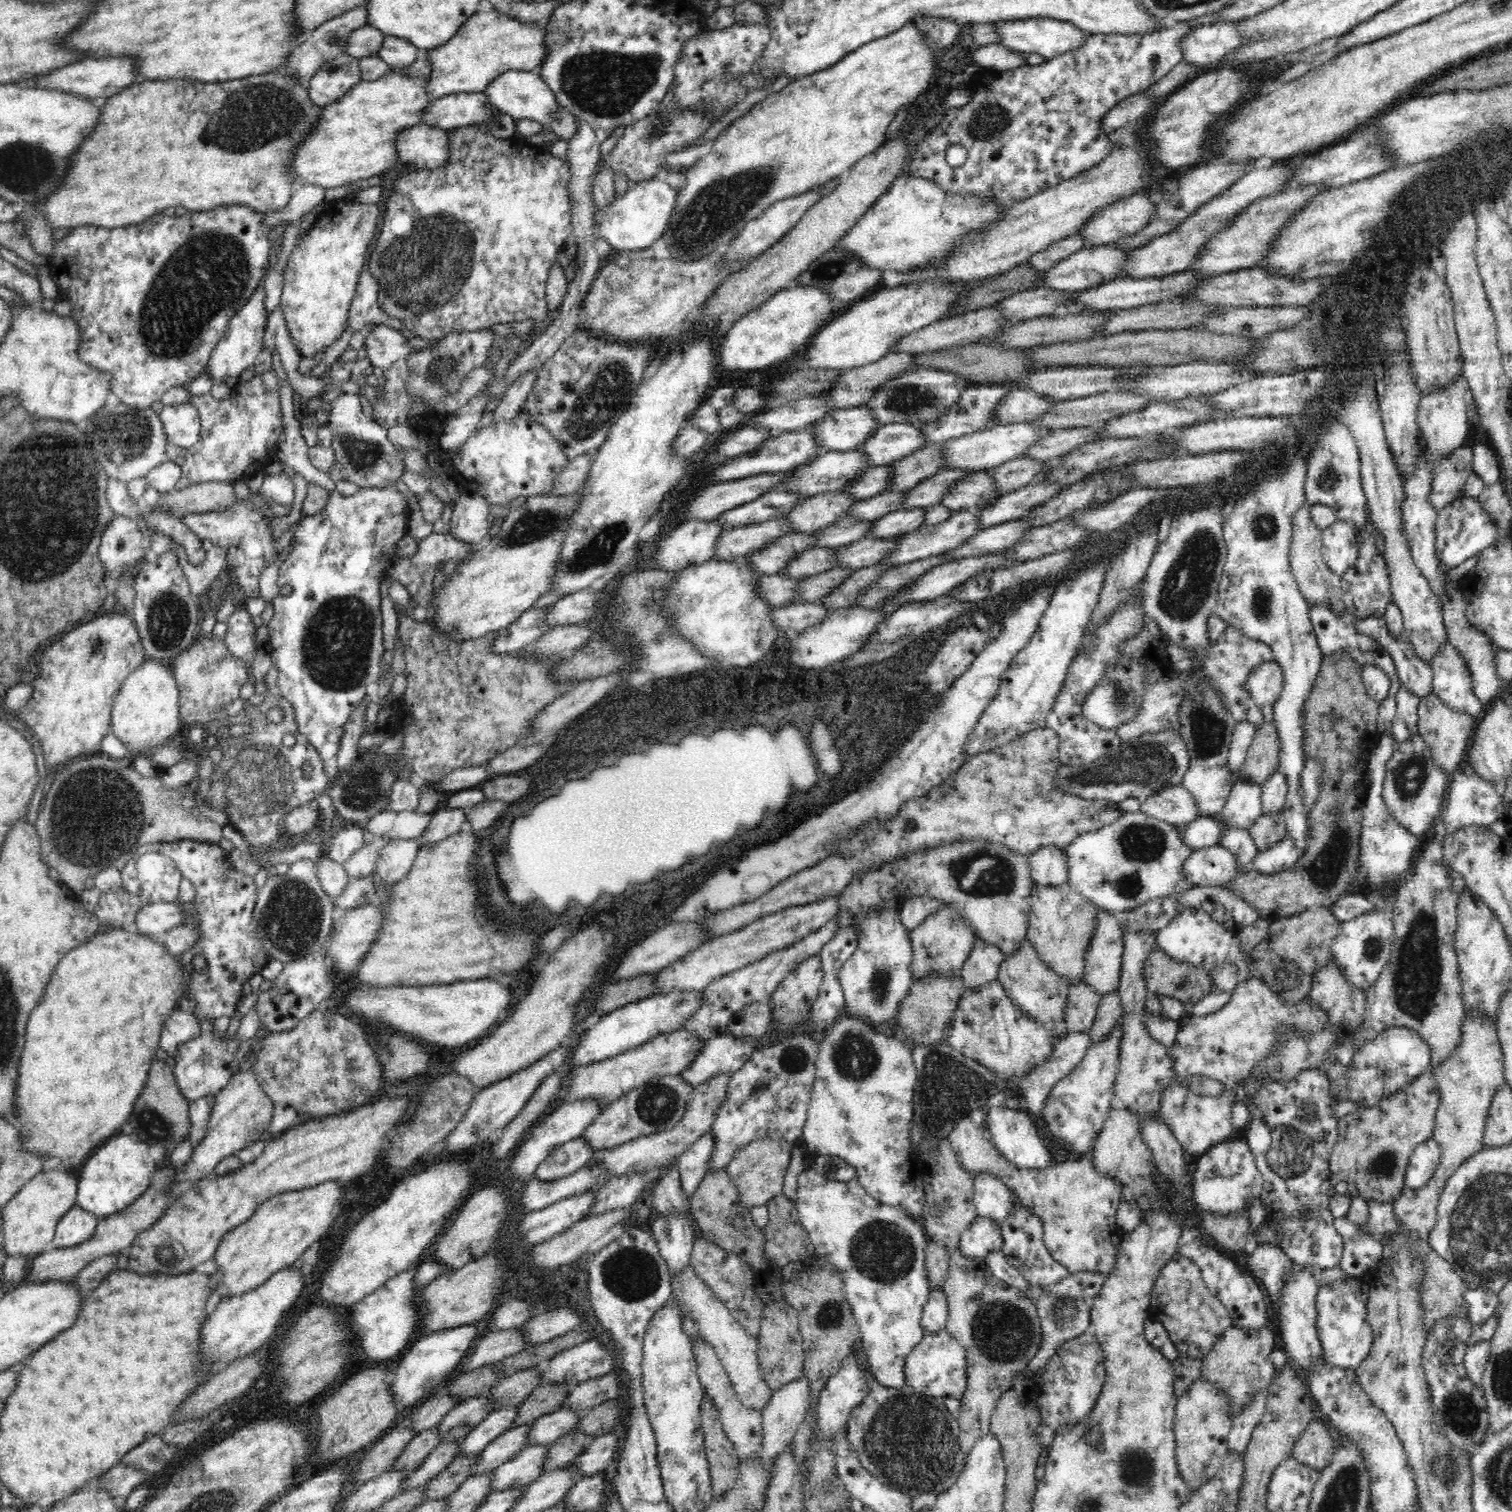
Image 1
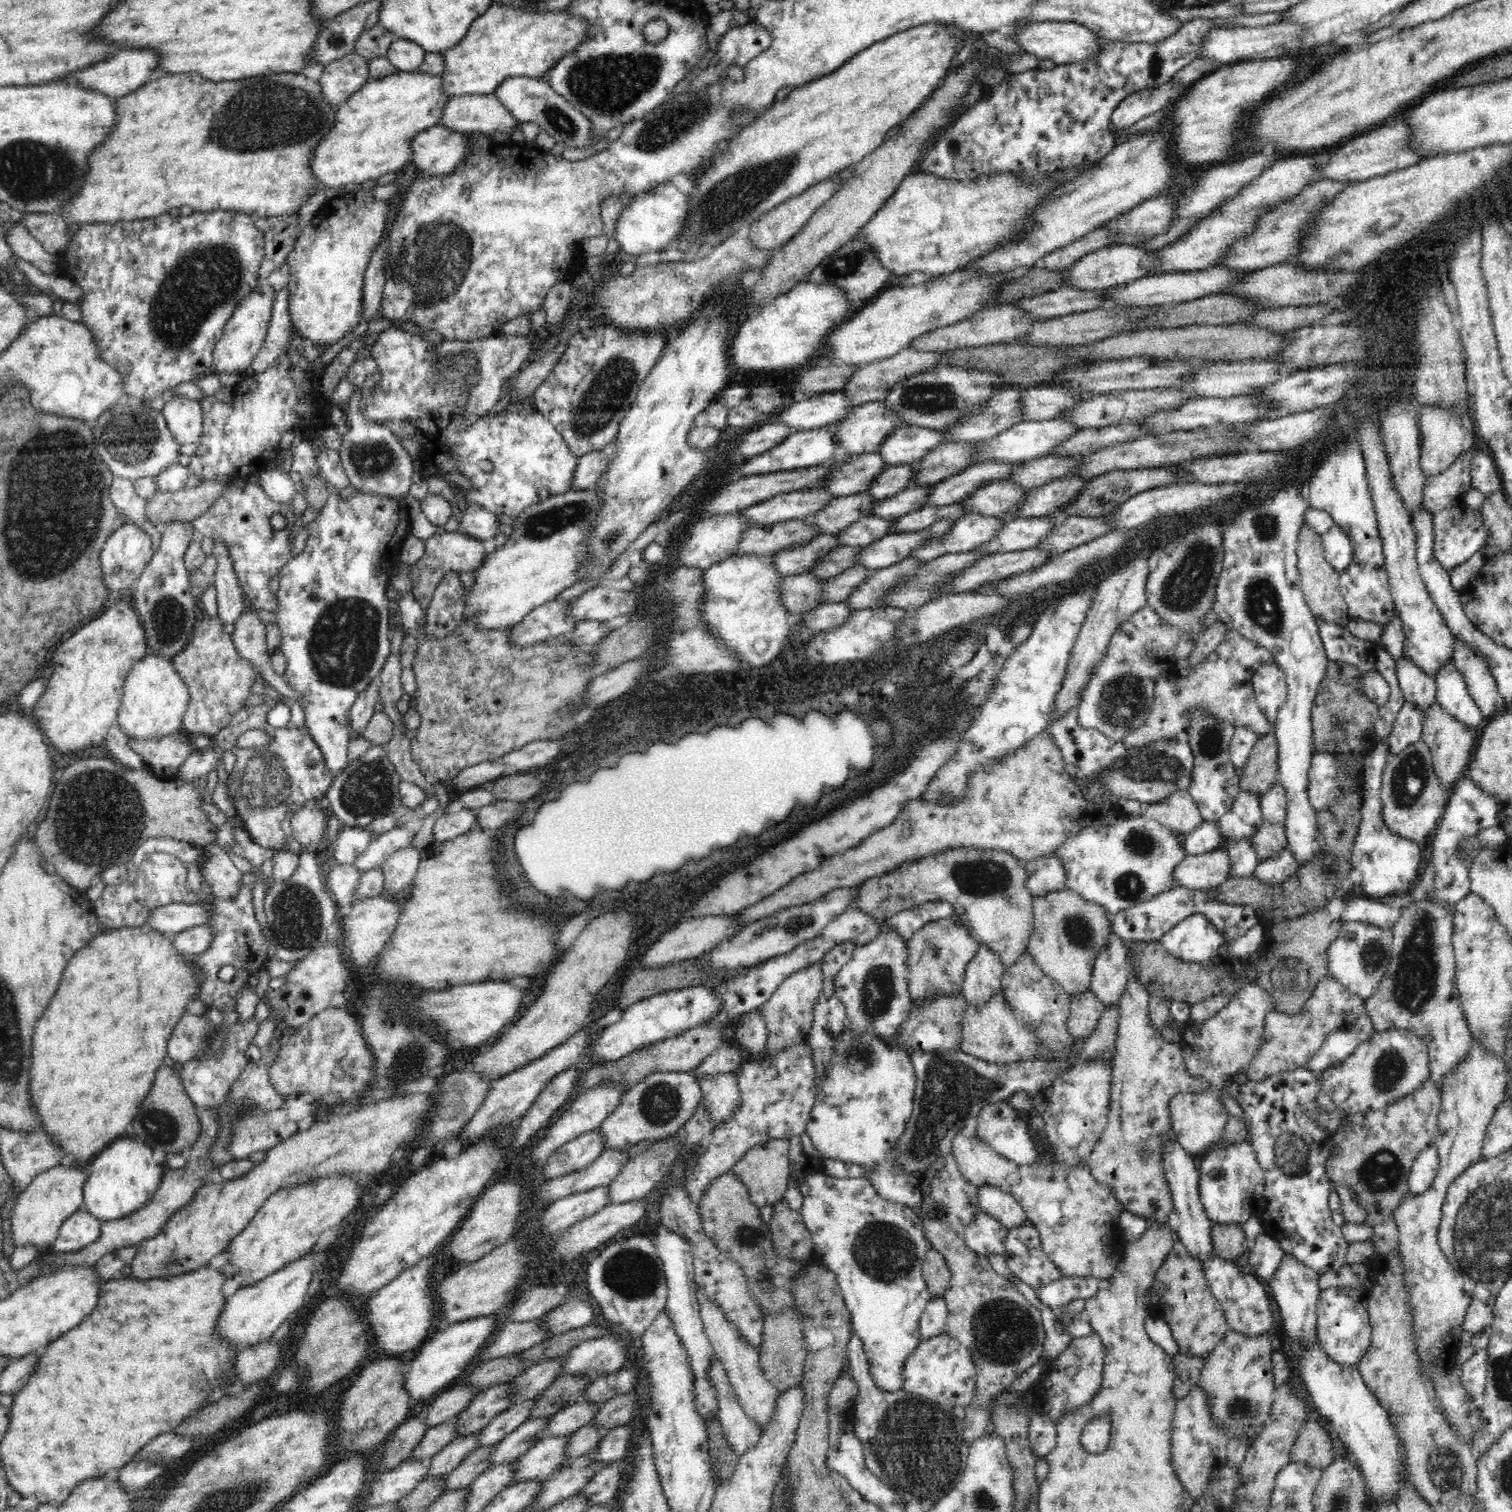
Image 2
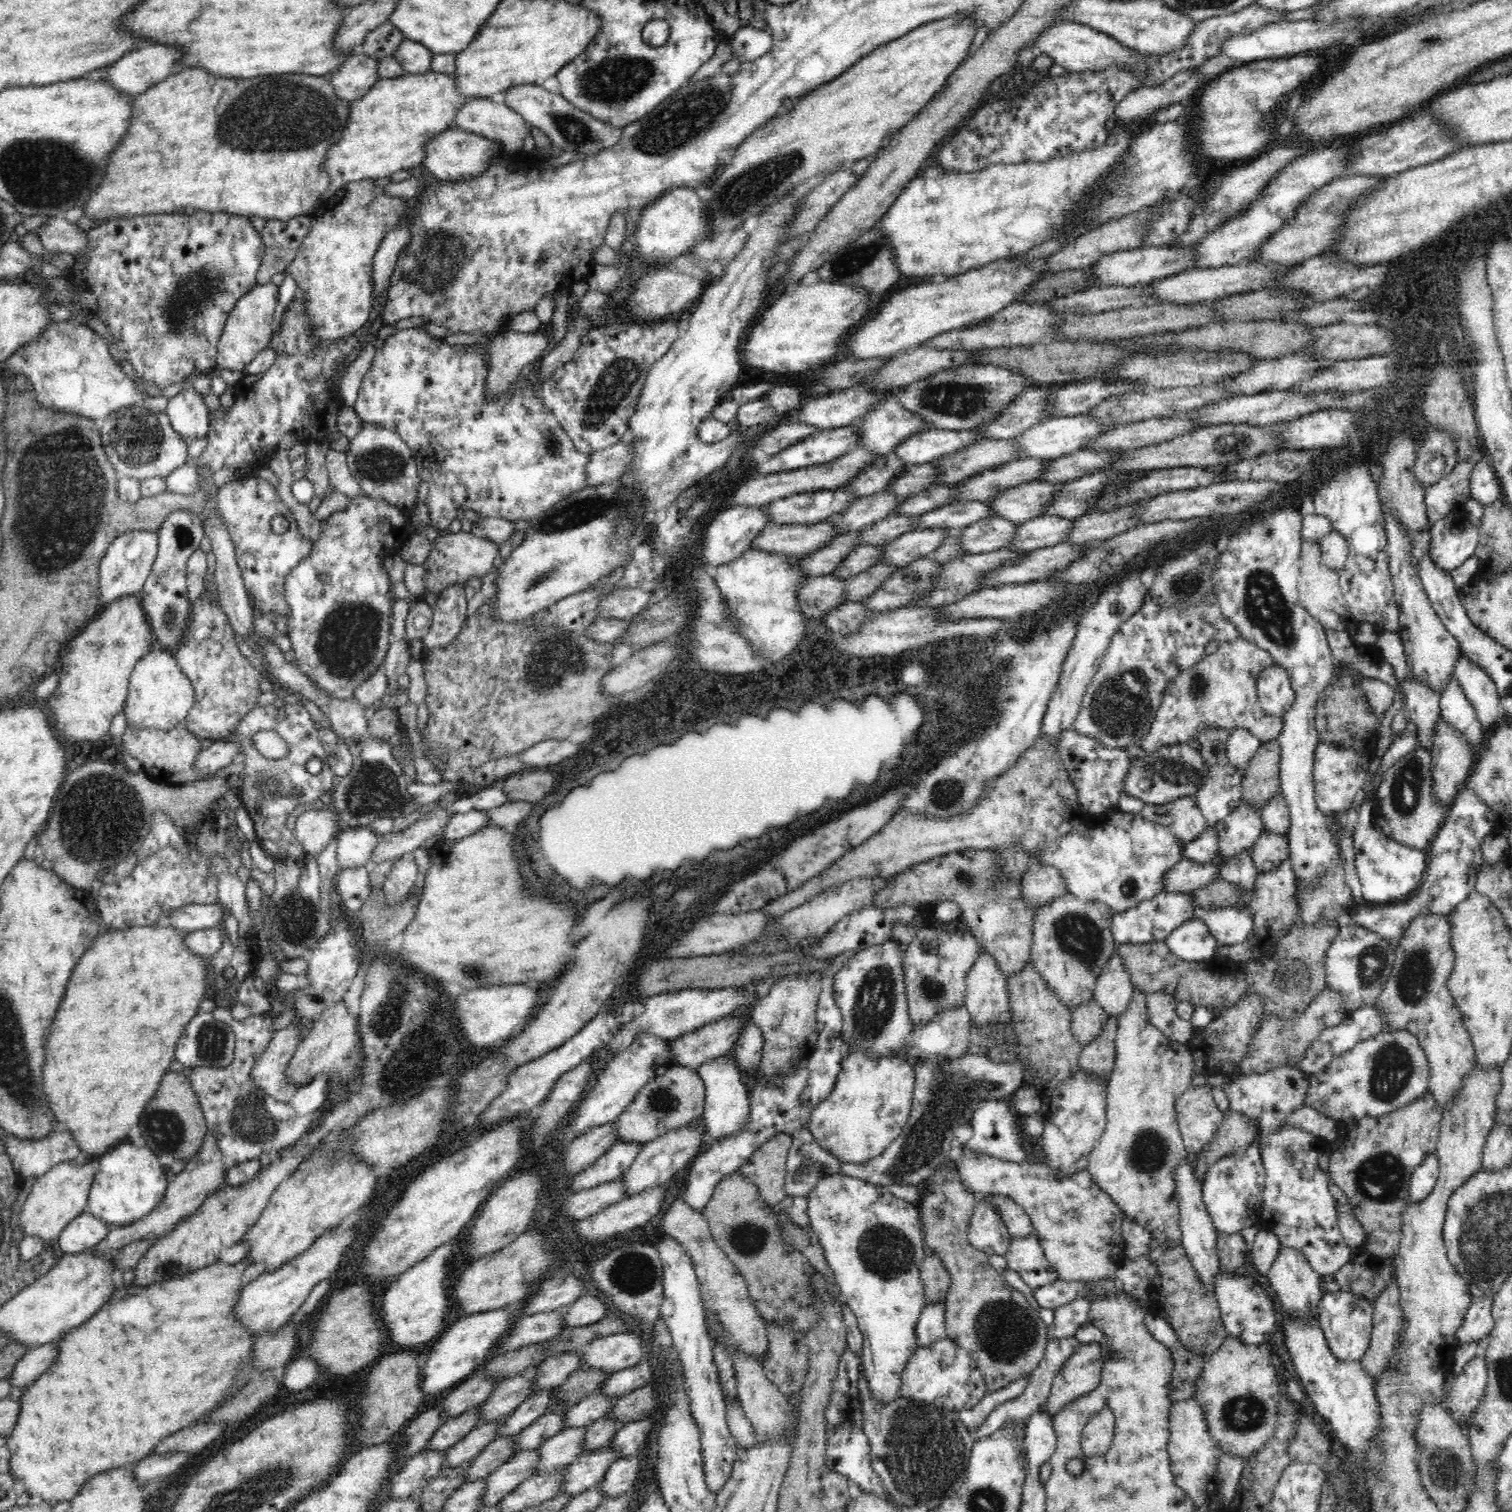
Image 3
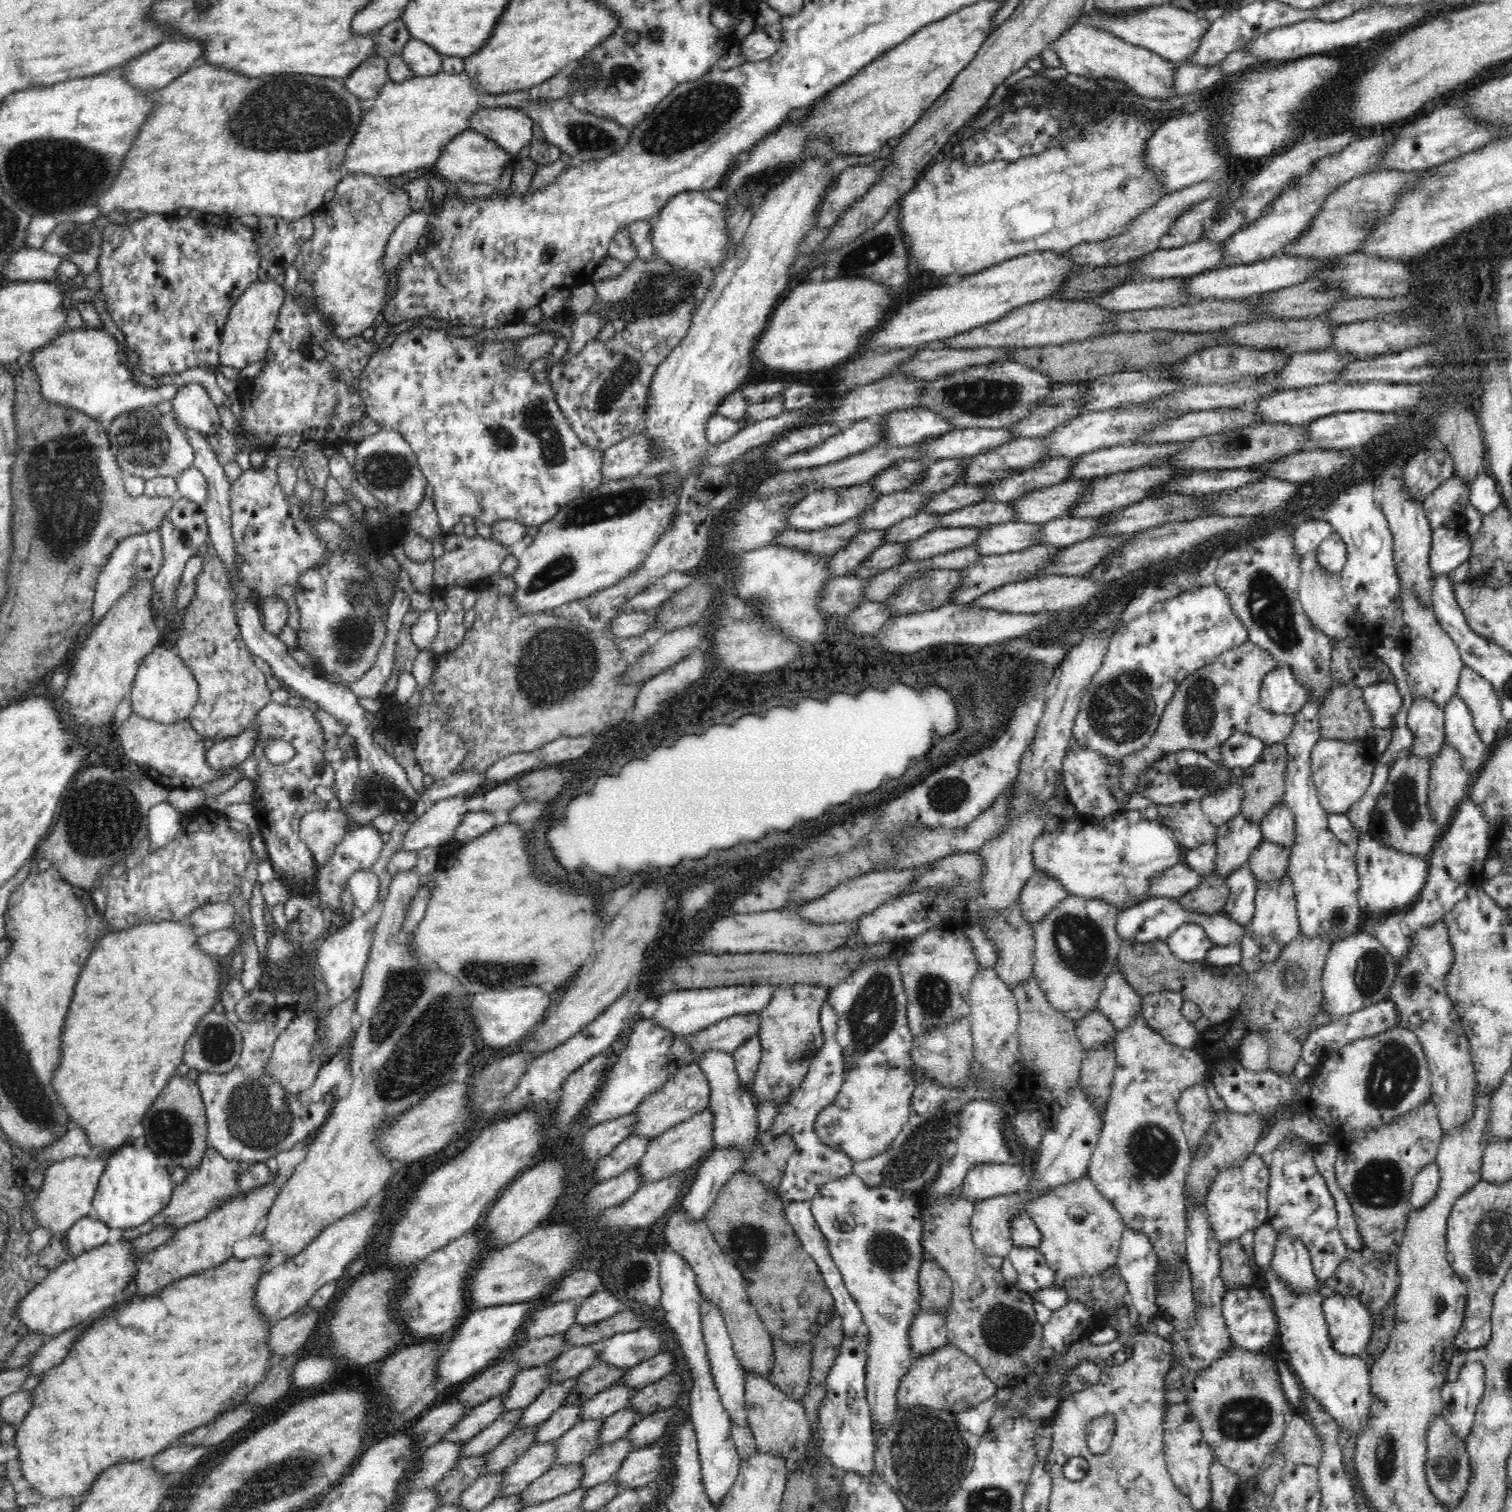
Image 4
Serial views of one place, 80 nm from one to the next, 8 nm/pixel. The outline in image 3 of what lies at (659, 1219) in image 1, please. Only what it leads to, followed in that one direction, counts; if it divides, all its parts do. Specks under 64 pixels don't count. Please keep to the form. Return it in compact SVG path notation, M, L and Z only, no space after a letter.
M664 1234L660 1244L657 1244L657 1251L663 1263L661 1316L670 1329L674 1347L678 1349L685 1373L685 1388L690 1401L690 1410L692 1417L700 1427L705 1482L710 1491L717 1493L732 1475L734 1462L738 1458L738 1446L736 1446L736 1442L732 1441L727 1425L726 1403L720 1388L718 1369L714 1362L714 1347L712 1347L712 1338L708 1331L700 1283L690 1256L682 1248L682 1245L674 1240L674 1237Z

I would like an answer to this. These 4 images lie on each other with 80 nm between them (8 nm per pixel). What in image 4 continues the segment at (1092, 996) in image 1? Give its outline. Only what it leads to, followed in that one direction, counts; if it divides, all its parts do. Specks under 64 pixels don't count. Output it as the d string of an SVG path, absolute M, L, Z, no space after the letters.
M1092 1010L1080 1017L1075 1024L1076 1035L1085 1050L1115 1044L1117 1029L1106 1015Z

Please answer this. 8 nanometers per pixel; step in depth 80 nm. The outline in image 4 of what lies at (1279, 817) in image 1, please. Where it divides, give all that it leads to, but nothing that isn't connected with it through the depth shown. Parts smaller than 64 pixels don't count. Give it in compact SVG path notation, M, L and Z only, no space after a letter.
M1263 838L1248 859L1250 870L1254 873L1254 877L1256 877L1256 884L1279 885L1281 883L1281 878L1287 874L1290 853L1291 850L1288 849L1288 847Z

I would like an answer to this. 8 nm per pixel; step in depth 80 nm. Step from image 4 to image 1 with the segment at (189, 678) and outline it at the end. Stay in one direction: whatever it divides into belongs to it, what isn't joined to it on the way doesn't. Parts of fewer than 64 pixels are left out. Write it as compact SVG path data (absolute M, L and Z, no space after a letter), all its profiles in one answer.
M148 658L142 666L134 669L122 683L111 712L111 732L136 756L147 755L149 750L161 746L183 731L179 716L179 690L172 667L168 662Z

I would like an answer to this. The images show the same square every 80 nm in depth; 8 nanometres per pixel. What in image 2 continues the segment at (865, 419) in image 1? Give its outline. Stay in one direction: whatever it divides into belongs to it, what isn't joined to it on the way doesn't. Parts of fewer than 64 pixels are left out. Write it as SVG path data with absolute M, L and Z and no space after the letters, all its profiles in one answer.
M880 400L855 406L843 421L828 427L833 429L838 448L850 454L862 454L876 453L890 432L904 423Z

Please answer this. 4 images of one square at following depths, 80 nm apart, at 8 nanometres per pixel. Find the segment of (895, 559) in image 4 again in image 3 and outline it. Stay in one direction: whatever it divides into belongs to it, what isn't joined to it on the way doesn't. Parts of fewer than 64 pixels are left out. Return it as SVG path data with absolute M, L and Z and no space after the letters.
M879 545L858 546L838 565L833 575L840 580L851 579L871 566L883 564L882 554L884 554L884 548Z

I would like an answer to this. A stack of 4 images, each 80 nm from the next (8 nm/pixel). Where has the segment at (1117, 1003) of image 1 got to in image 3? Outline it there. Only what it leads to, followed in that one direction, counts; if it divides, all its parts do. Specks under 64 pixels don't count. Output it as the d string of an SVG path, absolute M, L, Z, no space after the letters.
M1109 1015L1102 1032L1090 1044L1083 1046L1079 1067L1090 1076L1100 1077L1107 1084L1115 1063L1115 1037L1117 1034L1118 1017Z

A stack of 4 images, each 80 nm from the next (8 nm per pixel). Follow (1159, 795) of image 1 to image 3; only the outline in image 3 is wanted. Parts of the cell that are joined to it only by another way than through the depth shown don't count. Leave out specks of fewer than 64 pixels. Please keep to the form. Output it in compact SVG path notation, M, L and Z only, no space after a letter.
M1182 796L1166 804L1145 803L1140 813L1150 822L1168 827L1184 843L1194 840L1210 825L1198 808L1194 796Z

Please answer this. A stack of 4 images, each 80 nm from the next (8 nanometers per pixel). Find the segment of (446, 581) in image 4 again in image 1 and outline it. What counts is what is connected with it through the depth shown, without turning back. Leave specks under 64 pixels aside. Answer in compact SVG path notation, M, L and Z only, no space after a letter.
M431 533L430 536L420 540L418 544L418 552L411 558L396 557L387 568L387 574L393 580L398 581L402 586L409 590L409 594L414 597L414 621L426 622L430 614L429 600L434 588L433 580L437 570L442 567L440 562L454 562L458 564L462 559L470 556L470 552L474 552L471 545L454 539L449 533Z

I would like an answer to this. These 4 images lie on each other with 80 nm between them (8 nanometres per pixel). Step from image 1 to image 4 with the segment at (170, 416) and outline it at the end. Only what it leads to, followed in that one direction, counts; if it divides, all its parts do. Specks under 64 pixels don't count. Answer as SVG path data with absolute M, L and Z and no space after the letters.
M190 383L179 388L171 404L177 425L183 431L197 430L211 435L222 427L216 404L201 384Z

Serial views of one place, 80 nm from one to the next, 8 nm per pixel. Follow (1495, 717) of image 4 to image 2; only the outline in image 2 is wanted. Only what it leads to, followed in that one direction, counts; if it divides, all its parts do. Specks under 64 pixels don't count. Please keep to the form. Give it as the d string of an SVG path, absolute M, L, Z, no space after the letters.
M1454 637L1454 665L1462 671L1468 691L1476 705L1480 707L1482 716L1488 720L1500 709L1502 704L1498 683L1495 681L1492 669L1482 653L1474 651L1470 645L1466 645L1460 637Z

